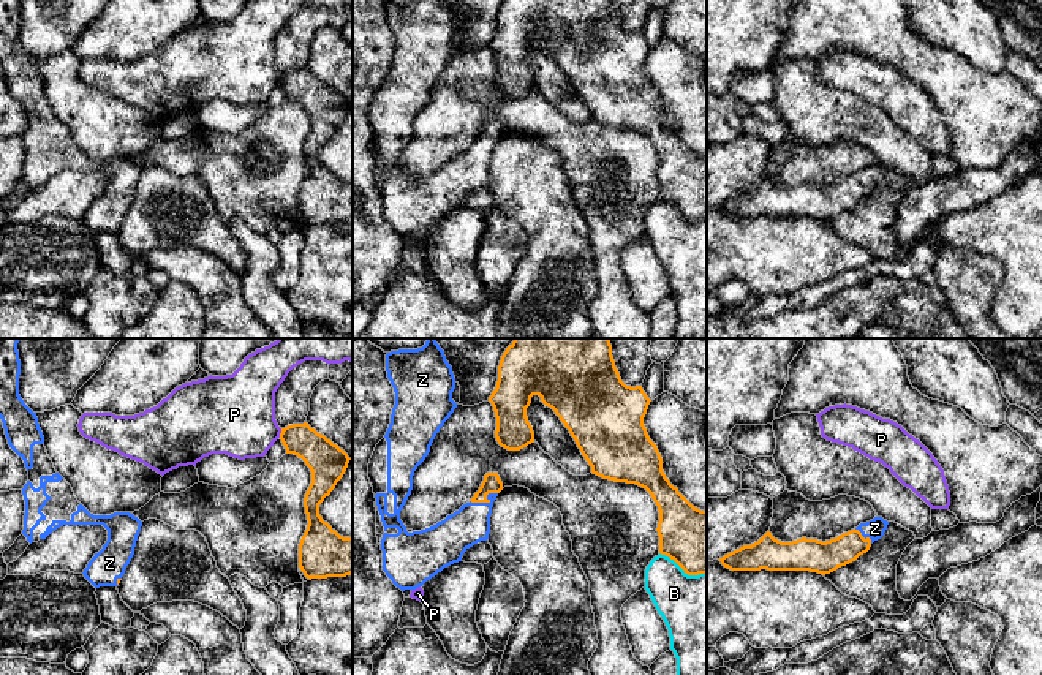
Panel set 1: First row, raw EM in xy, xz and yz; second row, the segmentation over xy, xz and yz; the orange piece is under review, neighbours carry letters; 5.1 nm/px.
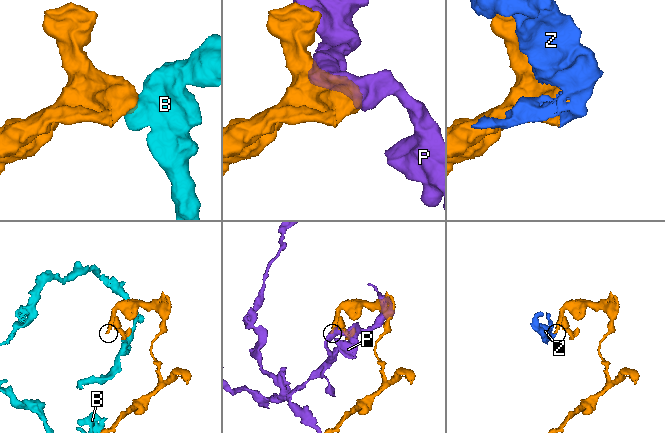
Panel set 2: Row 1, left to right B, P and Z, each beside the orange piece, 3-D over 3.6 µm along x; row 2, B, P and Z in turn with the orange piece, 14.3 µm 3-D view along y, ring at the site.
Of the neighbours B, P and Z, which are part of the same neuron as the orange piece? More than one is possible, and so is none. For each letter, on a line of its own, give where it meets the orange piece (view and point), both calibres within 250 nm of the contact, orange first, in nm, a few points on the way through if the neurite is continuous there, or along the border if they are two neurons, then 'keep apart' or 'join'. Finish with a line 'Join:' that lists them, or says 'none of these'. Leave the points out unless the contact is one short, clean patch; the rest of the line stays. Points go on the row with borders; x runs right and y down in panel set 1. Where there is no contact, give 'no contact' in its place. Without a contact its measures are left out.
B: contact xz (683, 569); calibres 320 and 400 nm; keep apart
P: contact xy (280, 433); calibres 180 and 400 nm; keep apart
Z: contact xz (486, 501); calibres 100 and 200 nm; way xz (492, 484), (486, 501), (468, 525); join
Join: Z

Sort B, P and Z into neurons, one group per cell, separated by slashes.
B / P / Z

